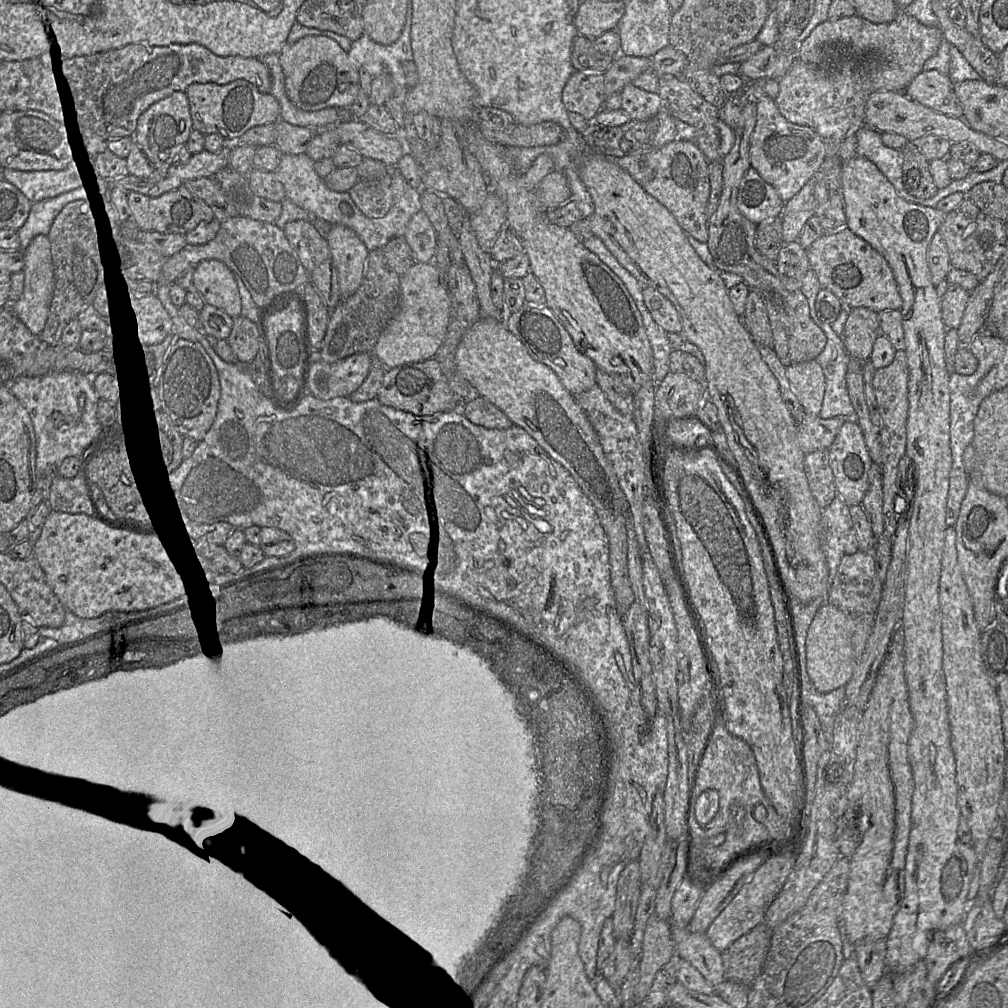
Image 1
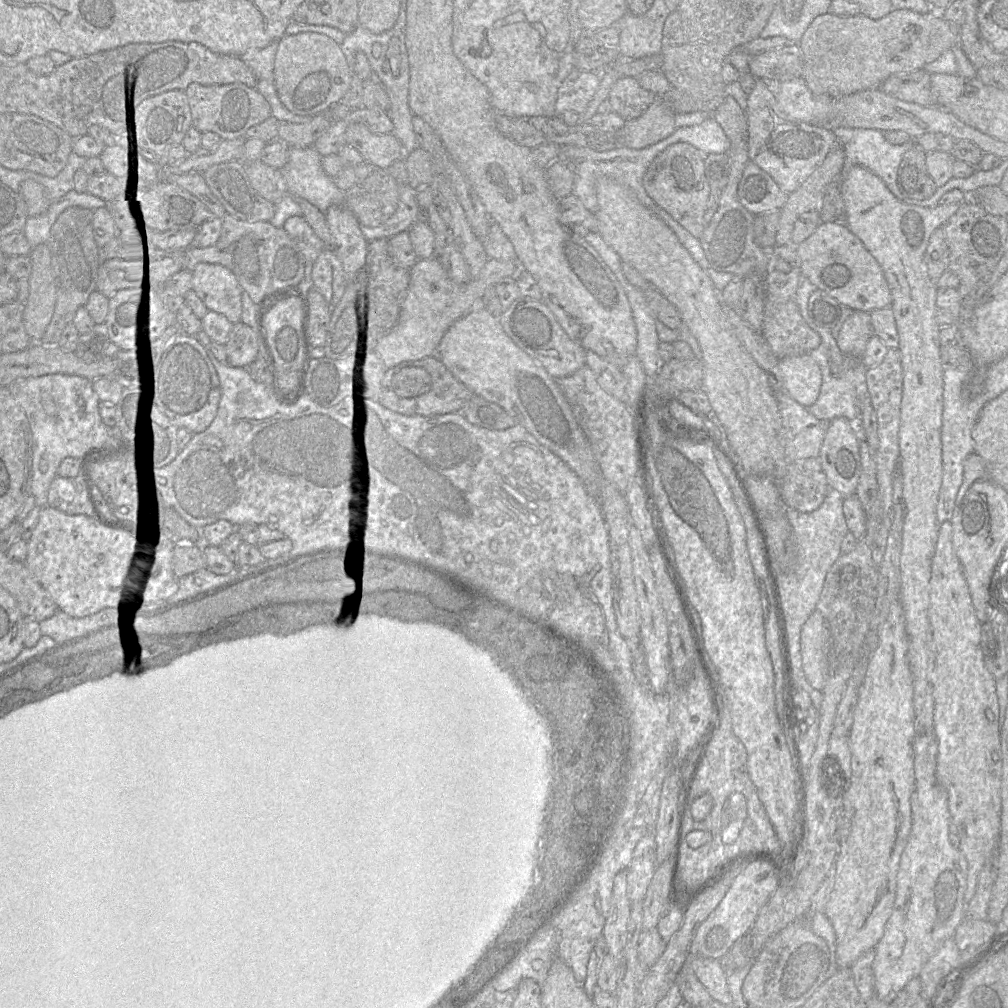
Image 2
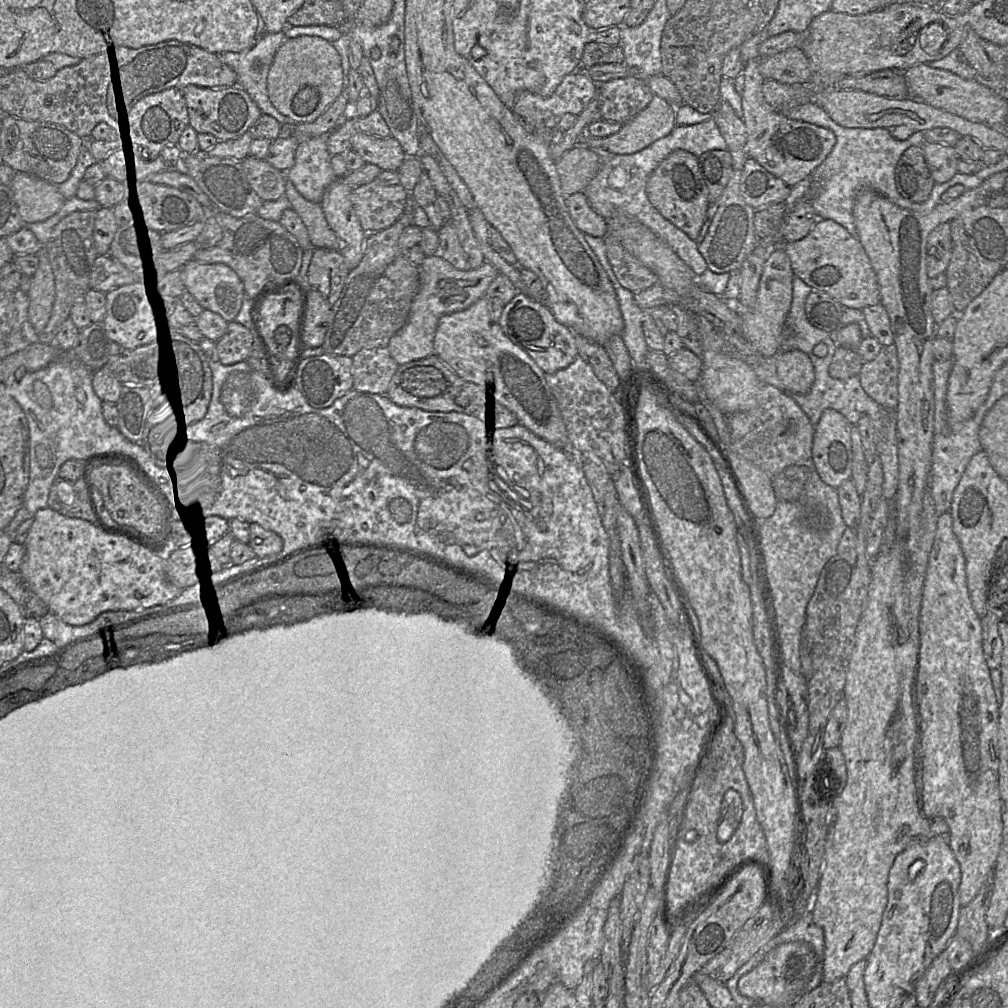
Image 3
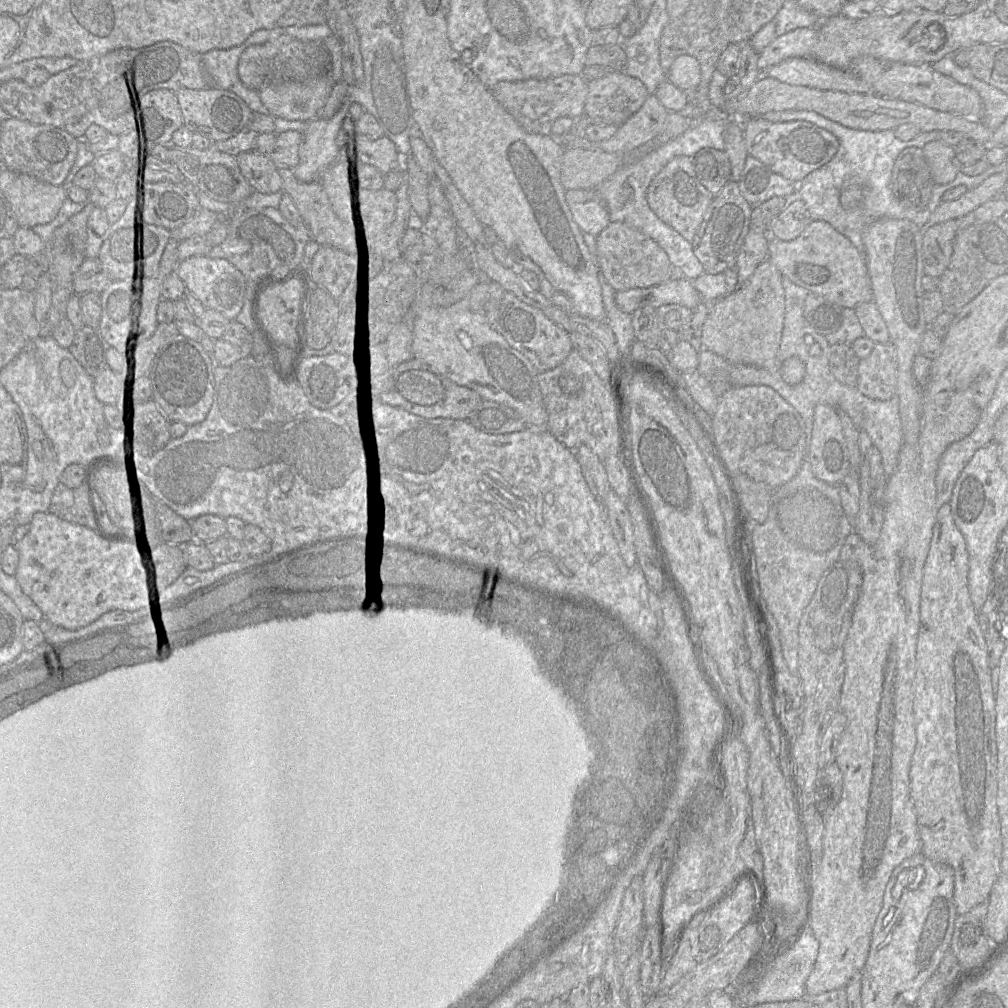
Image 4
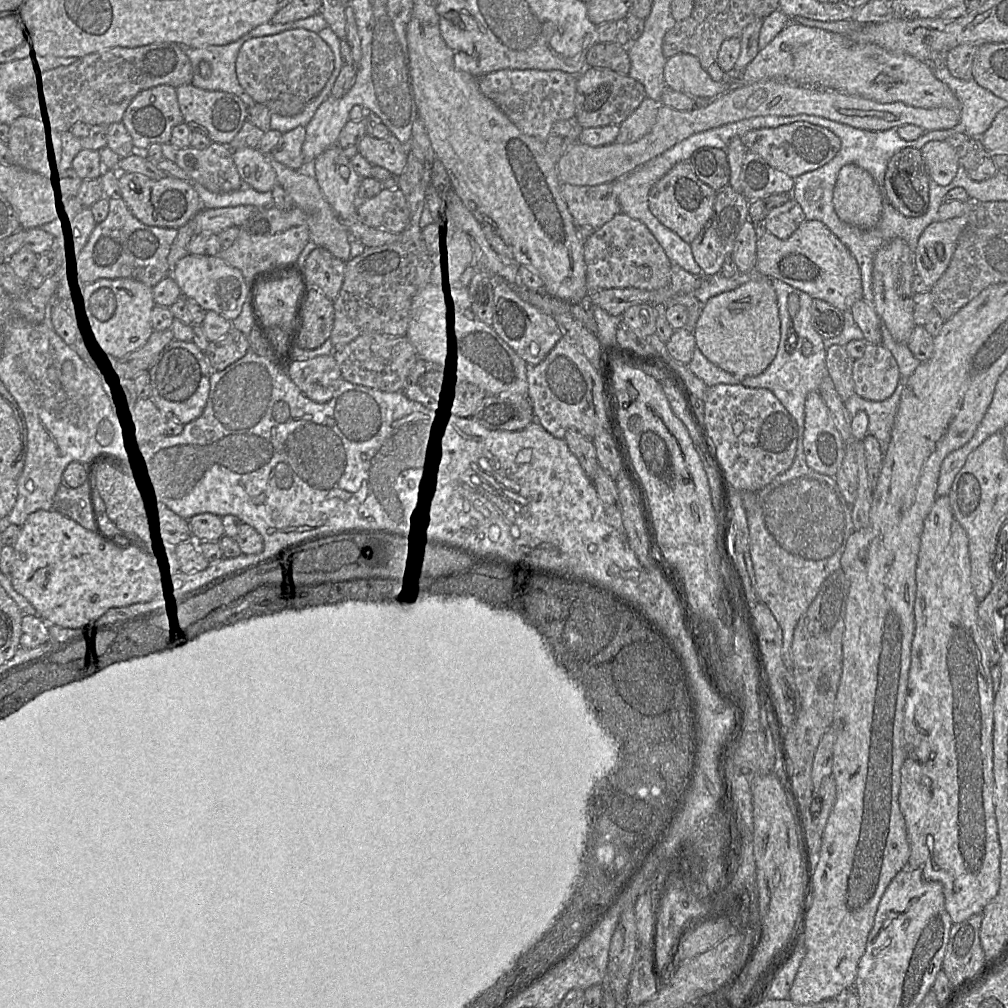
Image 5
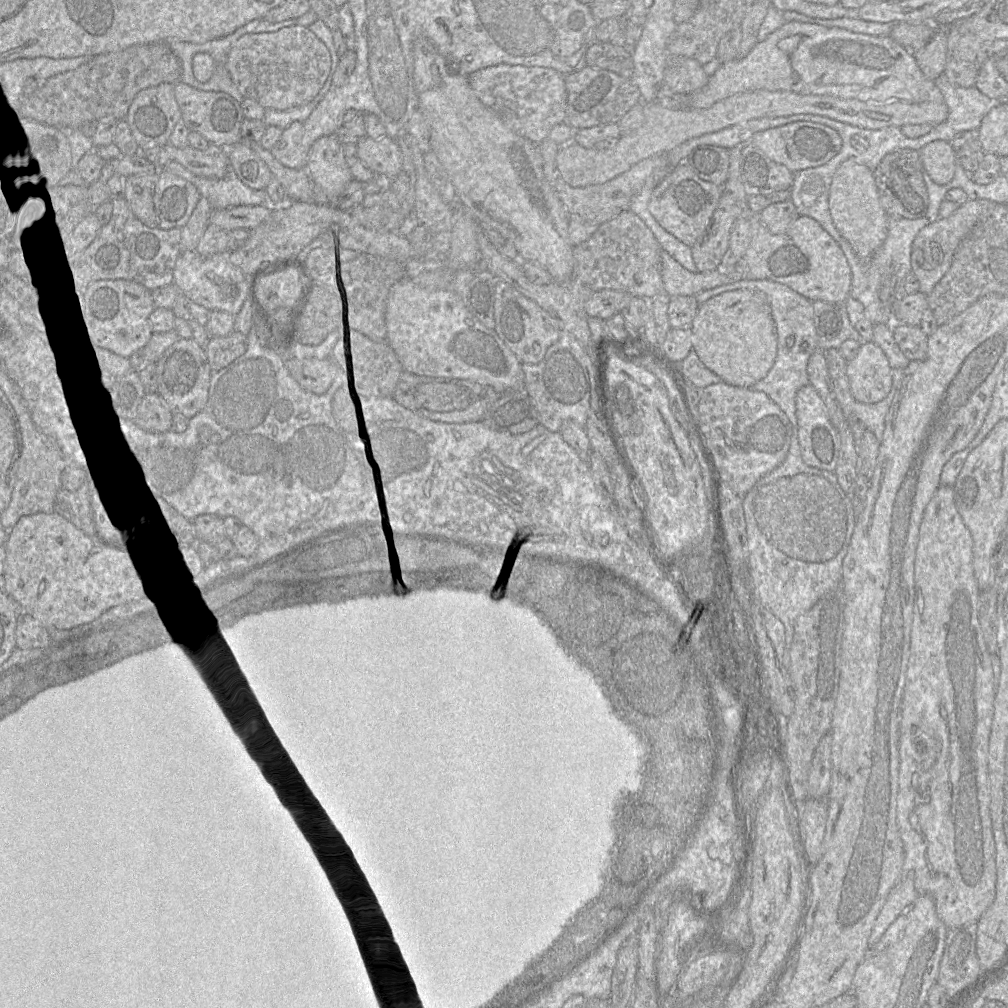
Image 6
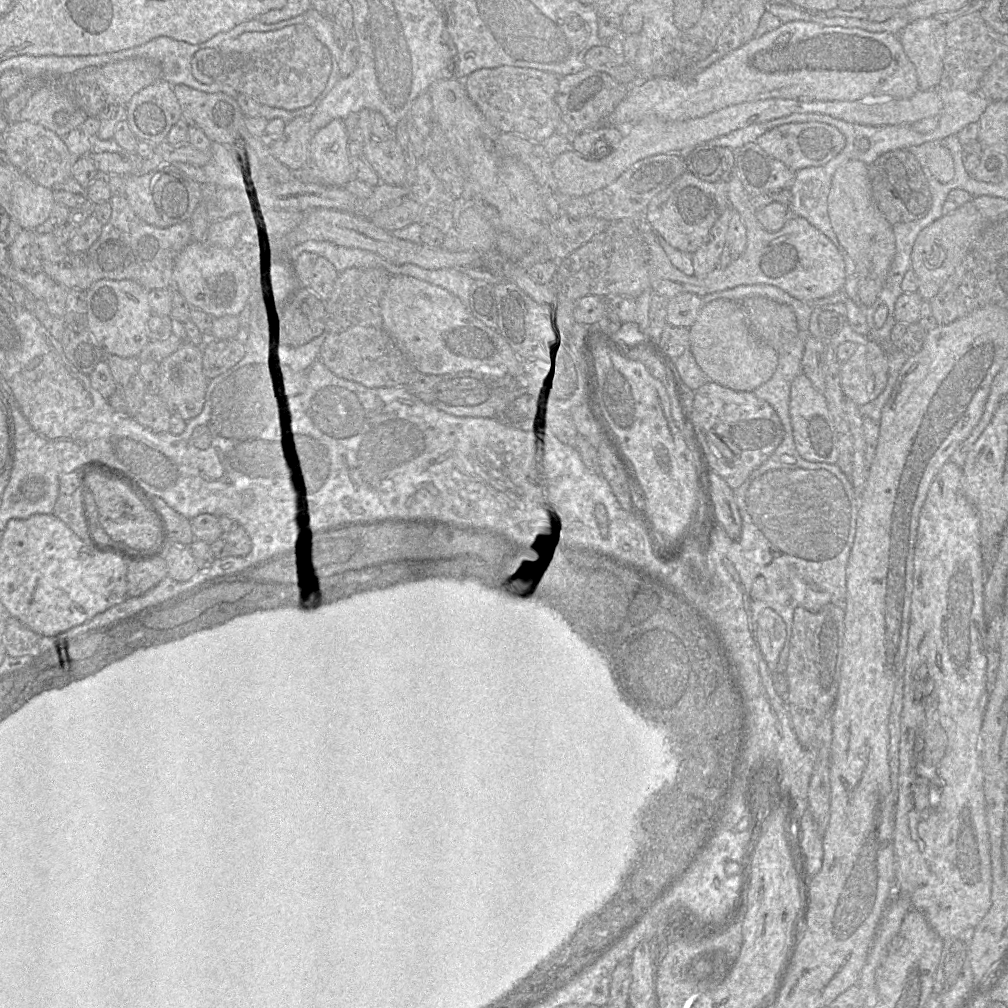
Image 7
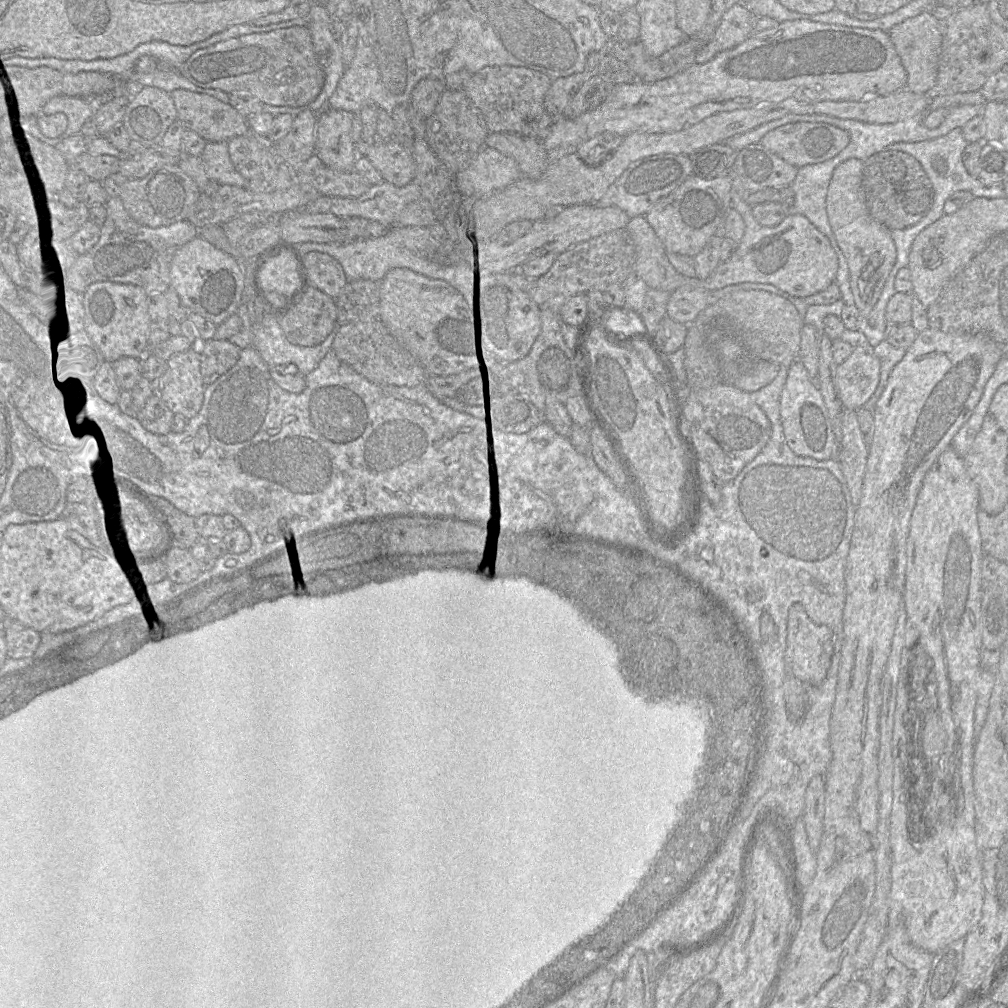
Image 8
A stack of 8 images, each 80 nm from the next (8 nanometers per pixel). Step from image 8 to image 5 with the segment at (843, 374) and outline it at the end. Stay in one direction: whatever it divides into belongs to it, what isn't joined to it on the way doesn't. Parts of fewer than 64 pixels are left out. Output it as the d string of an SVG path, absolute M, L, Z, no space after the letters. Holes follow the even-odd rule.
M867 343L864 355L854 360L852 377L857 395L883 401L893 394L901 374L890 350L882 344Z

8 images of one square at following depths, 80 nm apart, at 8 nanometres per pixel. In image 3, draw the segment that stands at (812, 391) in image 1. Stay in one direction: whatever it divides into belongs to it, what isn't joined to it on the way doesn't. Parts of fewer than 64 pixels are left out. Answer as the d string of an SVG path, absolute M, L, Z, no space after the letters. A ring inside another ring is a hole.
M800 350L780 351L776 357L777 375L788 393L807 394L815 371L809 356Z

